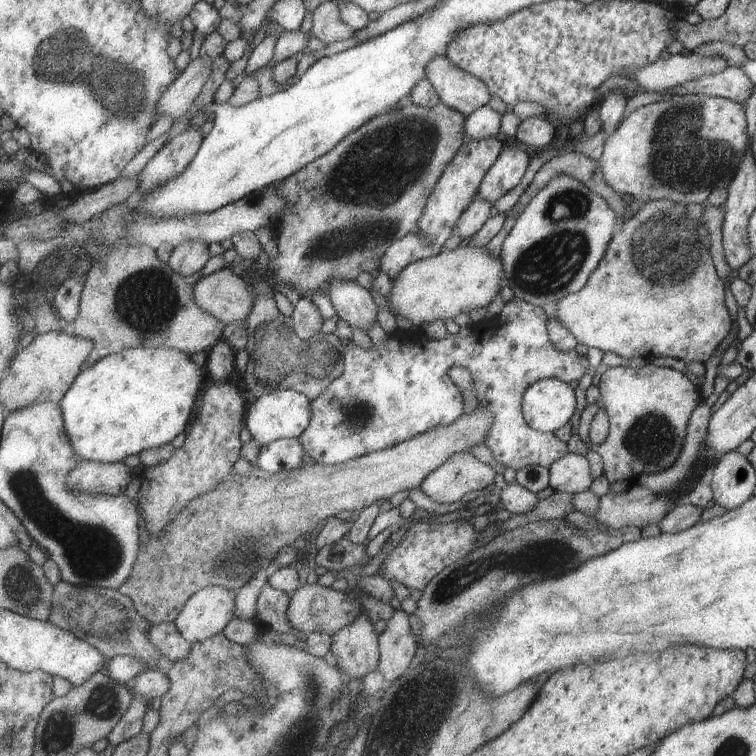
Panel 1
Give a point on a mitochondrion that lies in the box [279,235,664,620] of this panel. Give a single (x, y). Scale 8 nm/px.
(542, 554)

